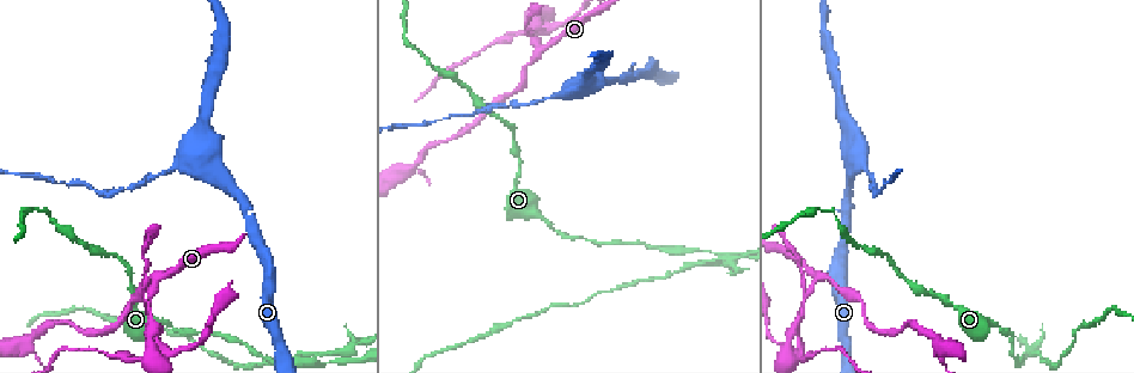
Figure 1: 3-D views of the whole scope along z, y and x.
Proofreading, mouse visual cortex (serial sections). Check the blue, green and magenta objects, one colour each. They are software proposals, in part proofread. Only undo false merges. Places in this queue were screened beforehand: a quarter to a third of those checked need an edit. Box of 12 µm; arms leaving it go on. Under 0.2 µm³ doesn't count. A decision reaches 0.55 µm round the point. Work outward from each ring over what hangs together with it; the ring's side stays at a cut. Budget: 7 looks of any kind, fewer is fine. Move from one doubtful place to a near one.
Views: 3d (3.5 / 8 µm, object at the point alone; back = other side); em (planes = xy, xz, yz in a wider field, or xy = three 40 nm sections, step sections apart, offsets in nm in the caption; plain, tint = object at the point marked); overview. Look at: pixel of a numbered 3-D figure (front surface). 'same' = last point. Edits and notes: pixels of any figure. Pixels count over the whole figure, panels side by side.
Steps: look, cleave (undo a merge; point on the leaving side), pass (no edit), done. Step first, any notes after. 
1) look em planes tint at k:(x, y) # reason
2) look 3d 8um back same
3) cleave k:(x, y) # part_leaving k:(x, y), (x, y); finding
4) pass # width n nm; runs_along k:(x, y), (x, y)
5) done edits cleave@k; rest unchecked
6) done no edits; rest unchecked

look 3d 3.5um at 1:(339, 353) # narrows sharply

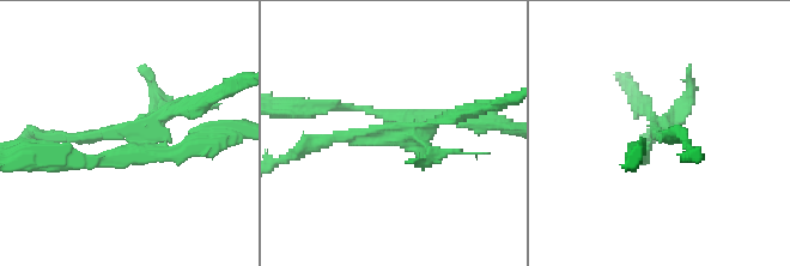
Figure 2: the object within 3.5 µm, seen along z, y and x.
look em planes tint at 2:(125, 133) # need the tissue

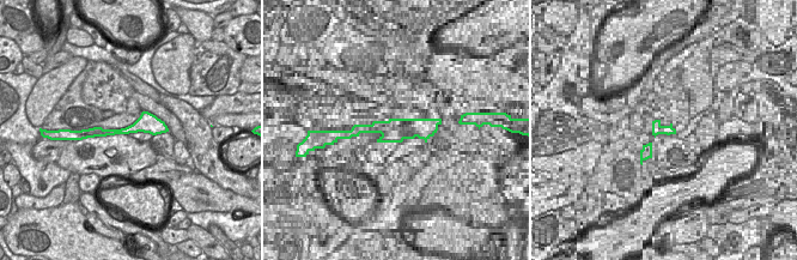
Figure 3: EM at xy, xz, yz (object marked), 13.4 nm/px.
cleave 2:(359, 137) # width 240 nm; part_leaving 2:(396, 122), (309, 144), (293, 157); a second cell is stuck on

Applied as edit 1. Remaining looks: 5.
look 3d 3.5um at 1:(411, 167) # three-way junction

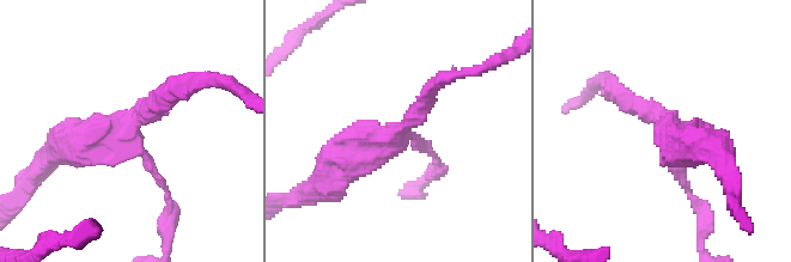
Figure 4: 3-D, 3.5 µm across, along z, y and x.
look em xy step 5 tint at 4:(397, 132) # arms 3; arm_widths 150, 200, 450 nm

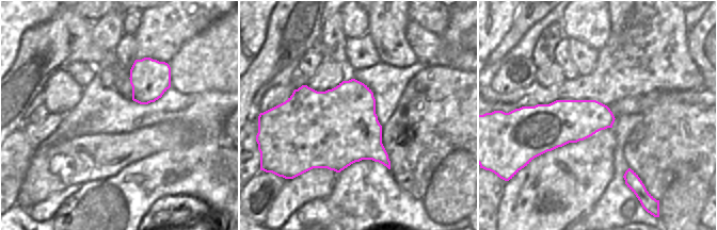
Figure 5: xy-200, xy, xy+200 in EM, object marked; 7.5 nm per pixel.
pass # runs_along 4:(171, 90), (127, 129), (65, 148); all the same cell

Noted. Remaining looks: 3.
look 3d 3.5um at 1:(207, 163) # three-way junction

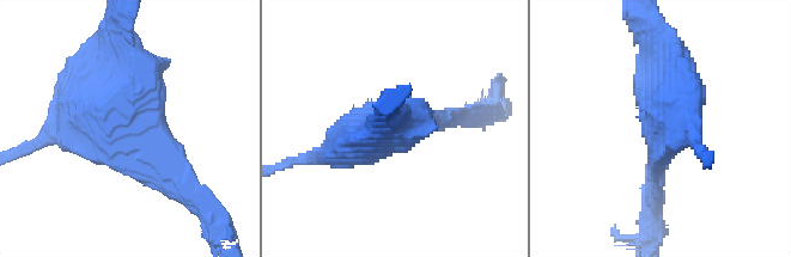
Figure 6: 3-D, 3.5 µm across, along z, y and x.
look em xy step 1 tint at 6:(124, 129)

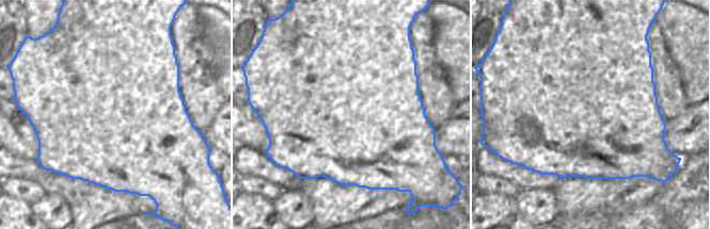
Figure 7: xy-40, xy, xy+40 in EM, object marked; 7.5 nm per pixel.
pass # runs_along 6:(170, 171), (122, 38); continuous, no second cell

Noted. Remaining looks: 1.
done edits cleave@2; rest unchecked

